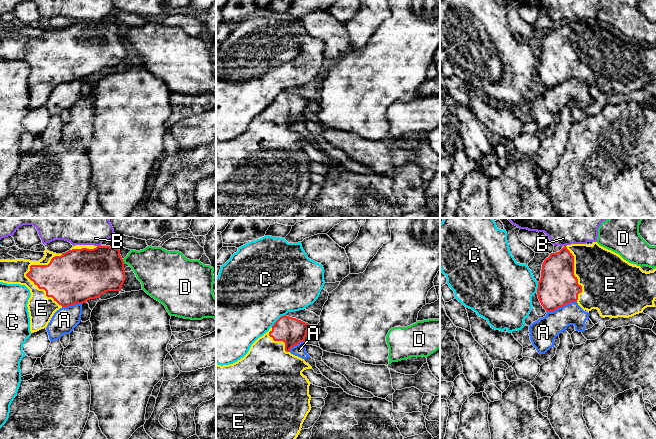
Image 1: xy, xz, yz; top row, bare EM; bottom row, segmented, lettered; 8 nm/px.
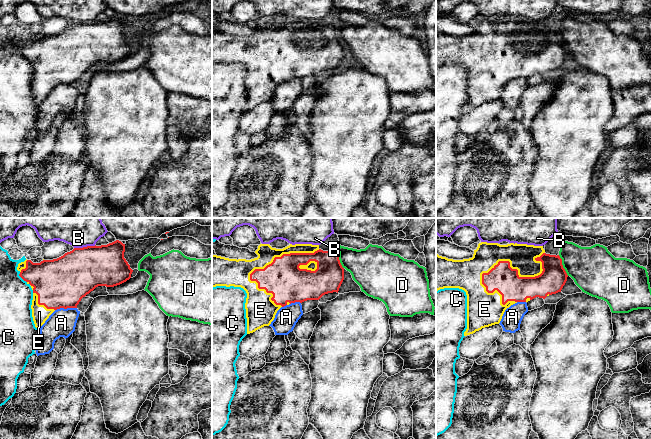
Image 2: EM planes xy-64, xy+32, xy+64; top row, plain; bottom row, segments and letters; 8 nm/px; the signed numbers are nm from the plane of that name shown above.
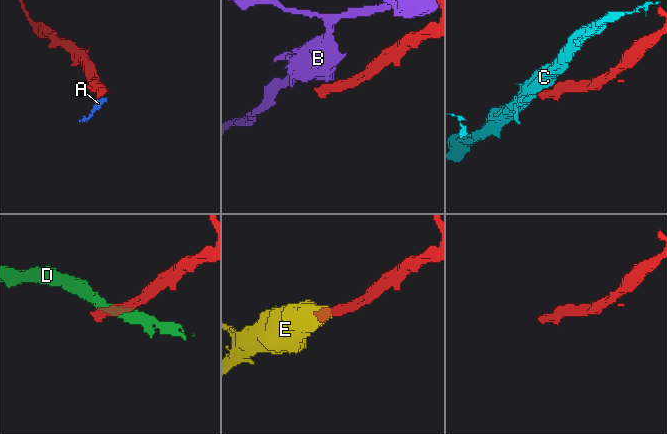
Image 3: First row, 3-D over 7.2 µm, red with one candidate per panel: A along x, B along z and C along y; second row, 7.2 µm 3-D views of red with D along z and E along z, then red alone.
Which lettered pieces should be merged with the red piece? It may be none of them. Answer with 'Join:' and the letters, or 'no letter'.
Join: E

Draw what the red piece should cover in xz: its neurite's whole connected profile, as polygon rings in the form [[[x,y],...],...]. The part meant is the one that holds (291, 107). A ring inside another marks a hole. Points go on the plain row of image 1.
[[[281,92],[248,129],[229,141],[216,140],[216,218],[293,218],[311,186],[310,158],[302,148],[312,143],[304,135],[291,130],[292,123],[305,117],[309,100],[289,92]]]

